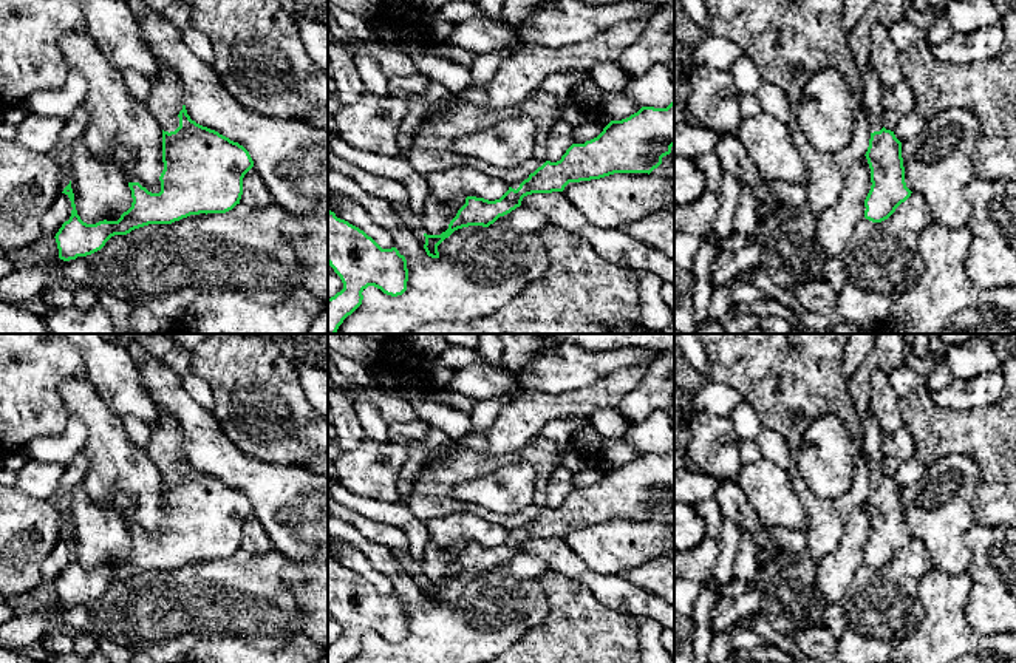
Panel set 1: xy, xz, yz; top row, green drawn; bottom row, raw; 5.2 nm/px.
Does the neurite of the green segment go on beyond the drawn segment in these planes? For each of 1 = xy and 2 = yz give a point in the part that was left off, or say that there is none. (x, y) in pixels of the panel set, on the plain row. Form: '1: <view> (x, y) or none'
1: xy (166, 445)
2: yz (871, 435)

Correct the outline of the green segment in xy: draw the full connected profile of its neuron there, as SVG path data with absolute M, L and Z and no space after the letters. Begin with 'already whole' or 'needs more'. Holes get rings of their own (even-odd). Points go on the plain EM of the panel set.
needs more; M158 413L158 423L145 450L162 474L164 516L159 522L159 539L148 538L139 529L128 529L133 544L131 553L118 567L104 566L87 570L77 561L71 527L63 535L62 539L70 544L73 556L70 566L62 570L54 583L60 606L70 607L91 601L101 597L111 583L127 581L148 570L172 570L199 559L226 559L240 550L243 524L254 513L249 498L238 488L192 467L184 451L184 442L184 433L178 422Z

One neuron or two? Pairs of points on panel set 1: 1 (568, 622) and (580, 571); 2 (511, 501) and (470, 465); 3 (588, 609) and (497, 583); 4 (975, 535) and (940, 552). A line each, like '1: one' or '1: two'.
1: two
2: two
3: two
4: two

